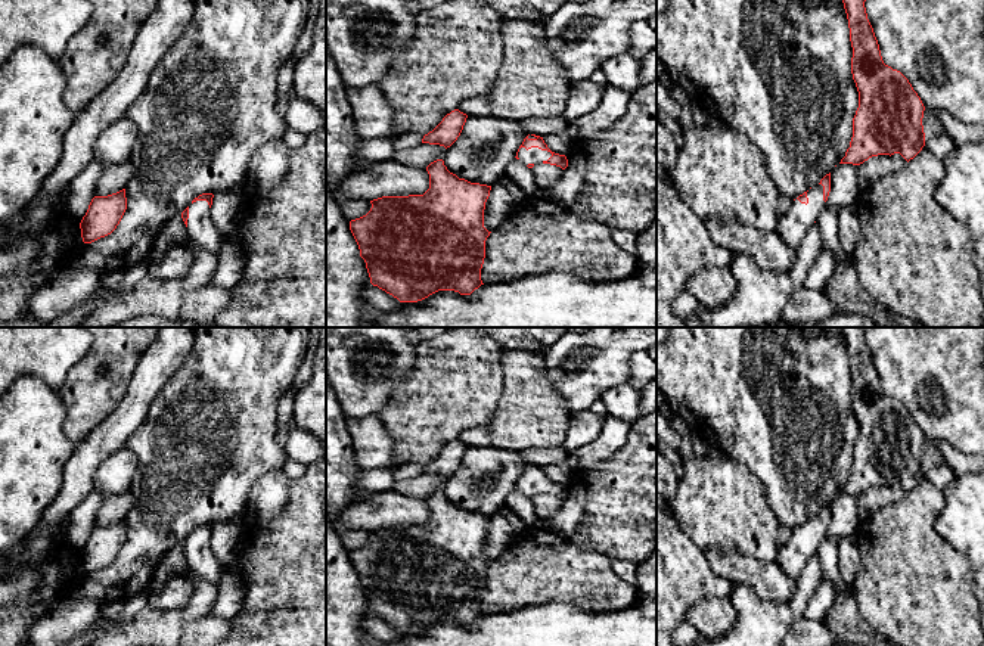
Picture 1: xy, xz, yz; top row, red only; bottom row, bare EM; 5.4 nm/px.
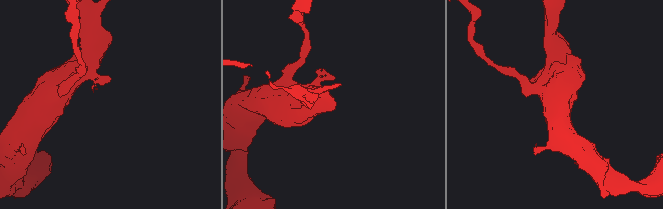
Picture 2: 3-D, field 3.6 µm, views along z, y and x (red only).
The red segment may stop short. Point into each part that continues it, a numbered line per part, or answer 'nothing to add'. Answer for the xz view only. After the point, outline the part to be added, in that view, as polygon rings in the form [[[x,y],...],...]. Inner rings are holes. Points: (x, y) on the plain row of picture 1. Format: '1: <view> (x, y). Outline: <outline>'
1: xz (534, 485). Outline: [[[521,478],[518,482],[518,488],[522,494],[528,496],[528,494],[541,494],[543,491],[547,491],[552,487],[550,482],[547,481],[541,481],[538,478],[531,478],[531,479],[525,479]]]

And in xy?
1: xy (201, 559). Outline: [[[196,531],[189,535],[187,568],[211,584],[218,584],[226,565],[220,563],[212,553],[207,531]]]

